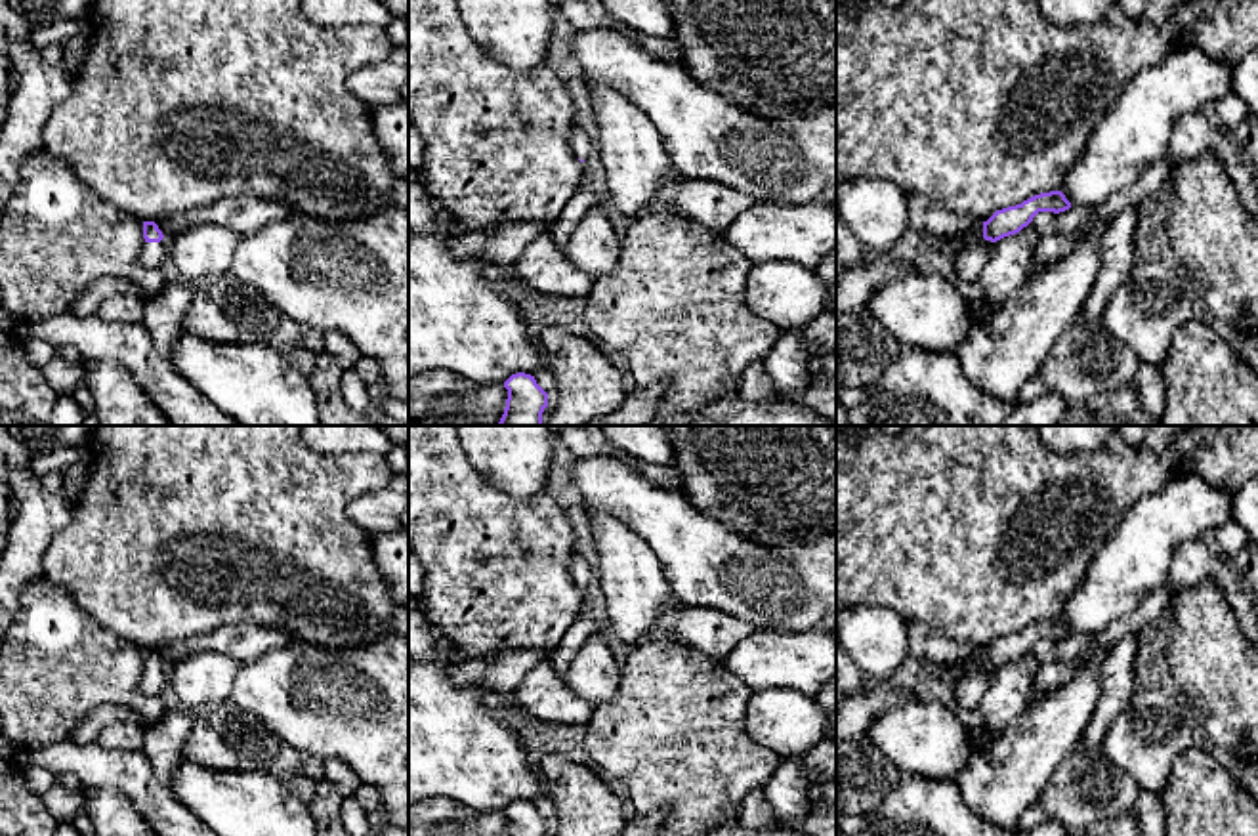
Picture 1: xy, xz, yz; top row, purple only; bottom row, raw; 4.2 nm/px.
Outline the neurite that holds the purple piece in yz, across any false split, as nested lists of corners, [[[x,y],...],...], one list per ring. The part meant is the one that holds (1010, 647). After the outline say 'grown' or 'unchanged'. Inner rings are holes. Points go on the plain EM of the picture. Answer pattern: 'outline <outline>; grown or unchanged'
outline [[[1061,618],[1035,622],[1021,632],[996,637],[987,649],[983,649],[983,666],[996,670],[1004,664],[1019,660],[1038,639],[1059,641],[1069,636],[1071,630]]]; unchanged

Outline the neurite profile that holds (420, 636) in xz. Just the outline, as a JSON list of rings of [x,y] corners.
[[[409,596],[409,655],[416,660],[430,660],[435,655],[435,636],[430,617],[416,597]]]

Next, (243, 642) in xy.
[[[229,624],[204,636],[193,636],[189,639],[155,647],[155,651],[164,664],[176,664],[179,658],[197,651],[220,651],[241,664],[248,664],[260,655],[286,645],[294,645],[294,637],[286,636],[281,628]]]

